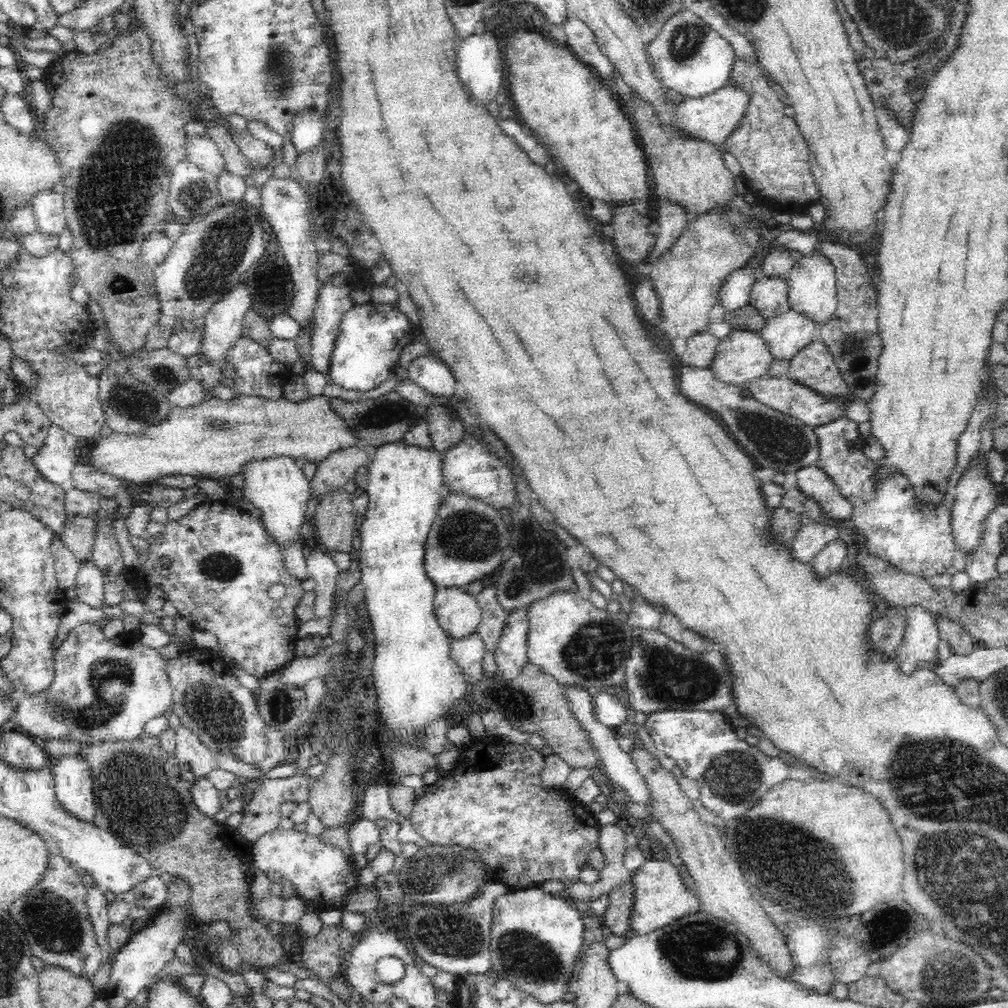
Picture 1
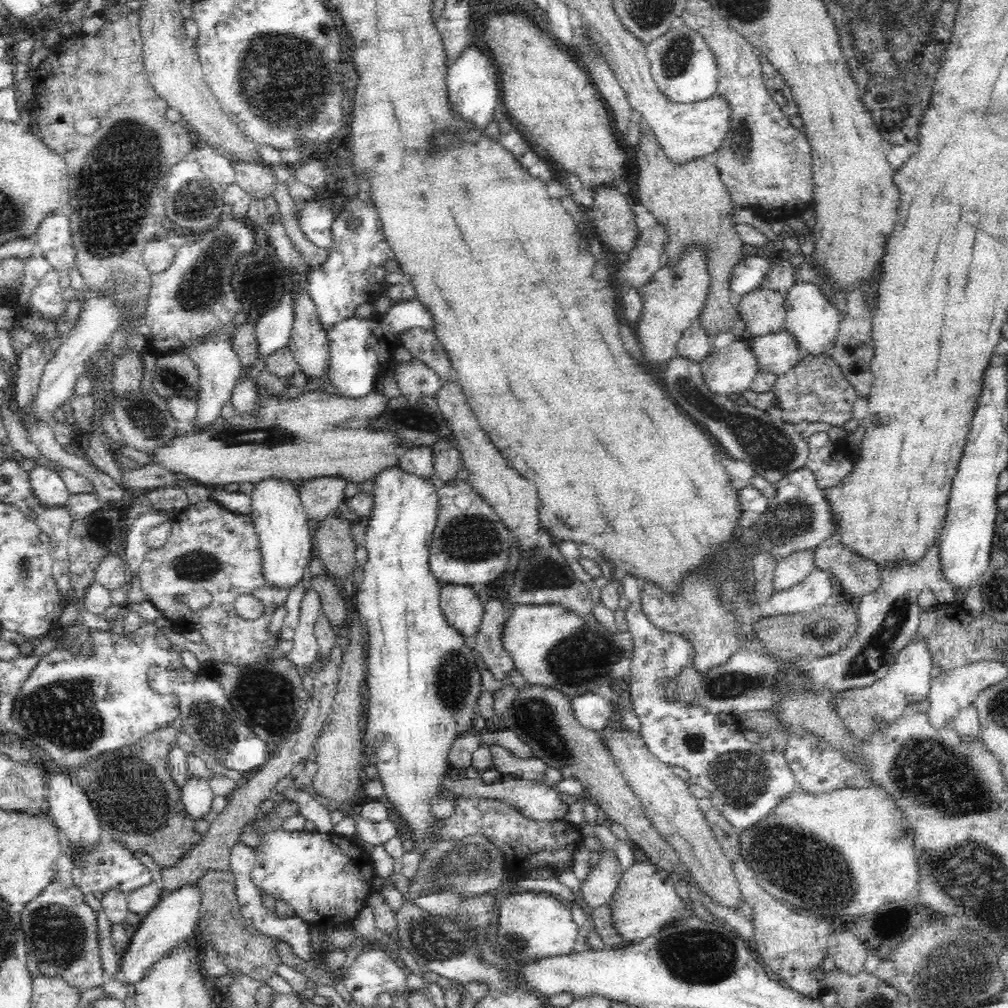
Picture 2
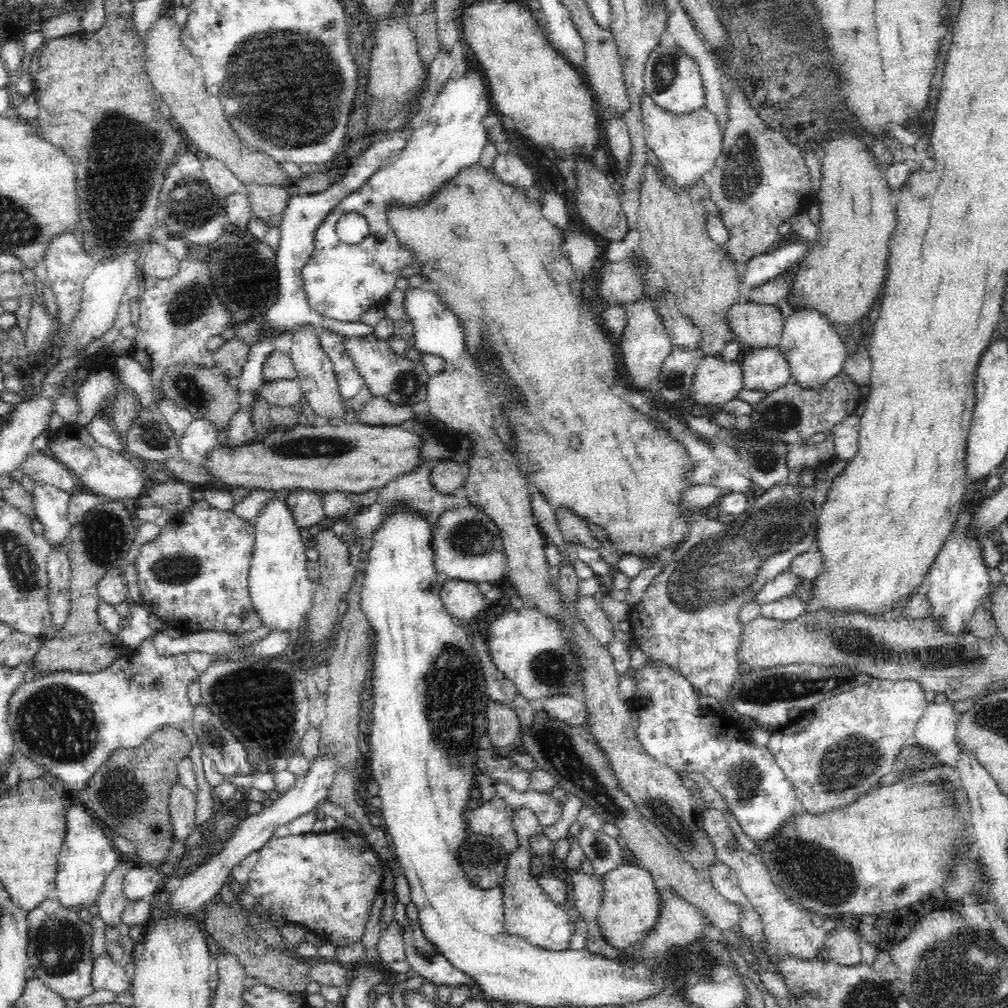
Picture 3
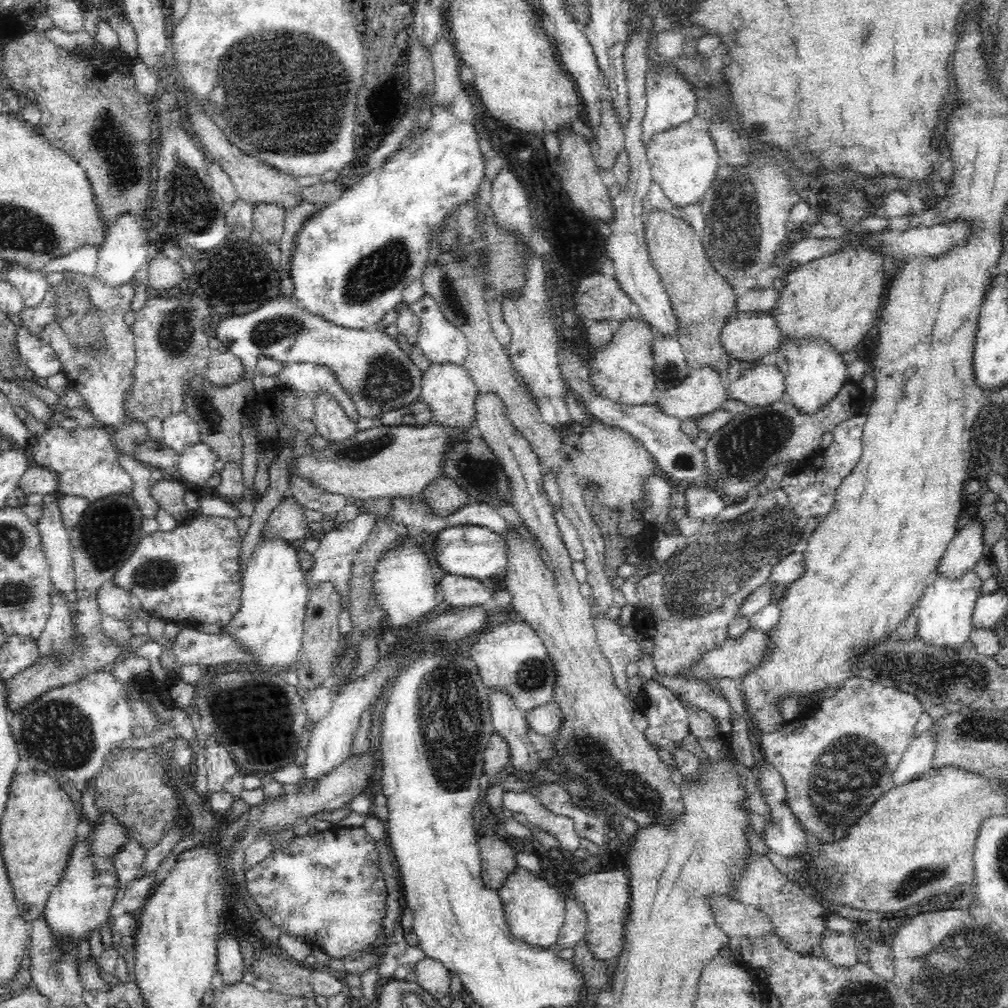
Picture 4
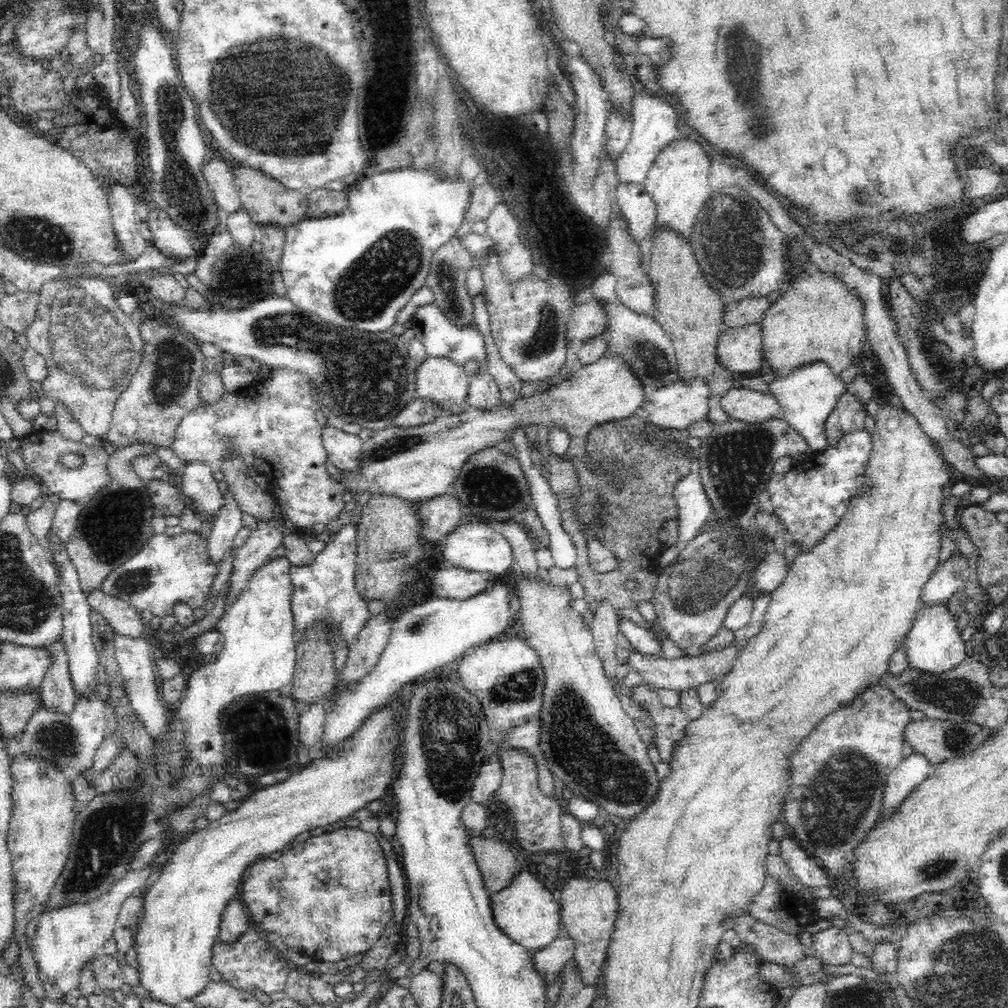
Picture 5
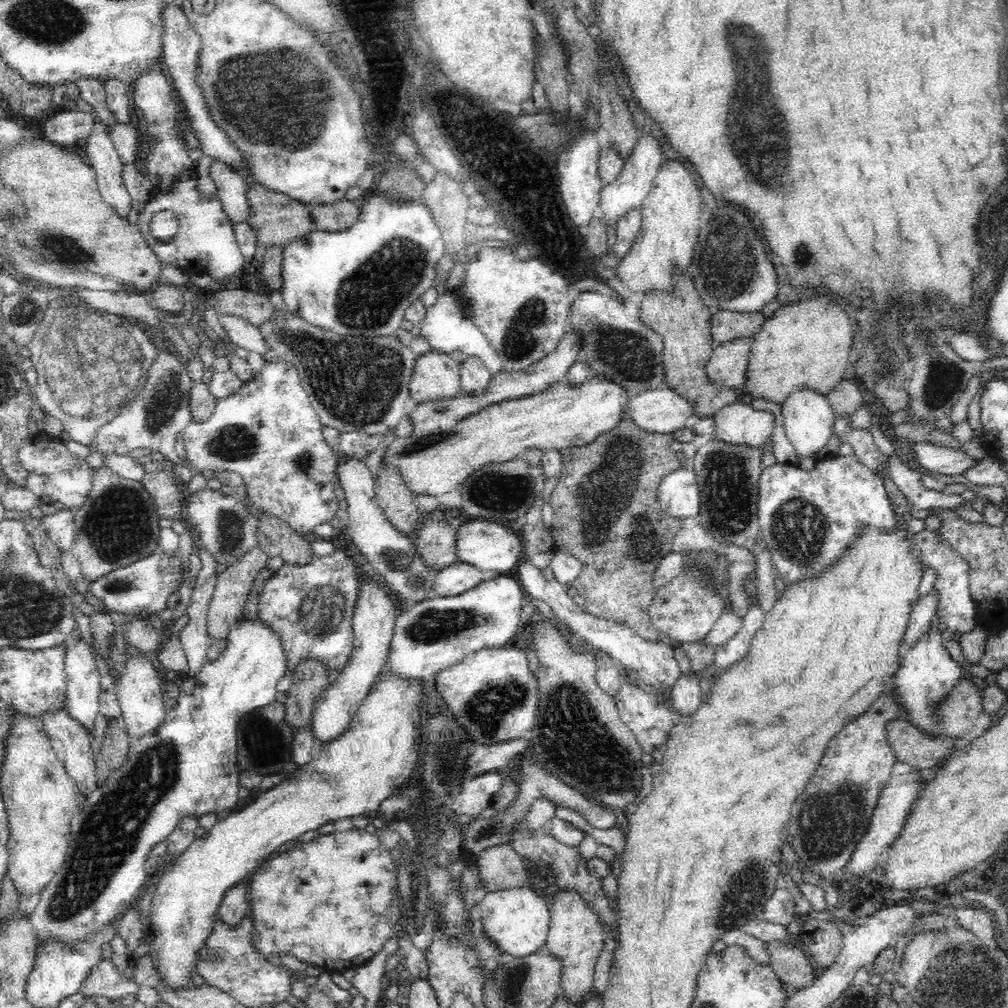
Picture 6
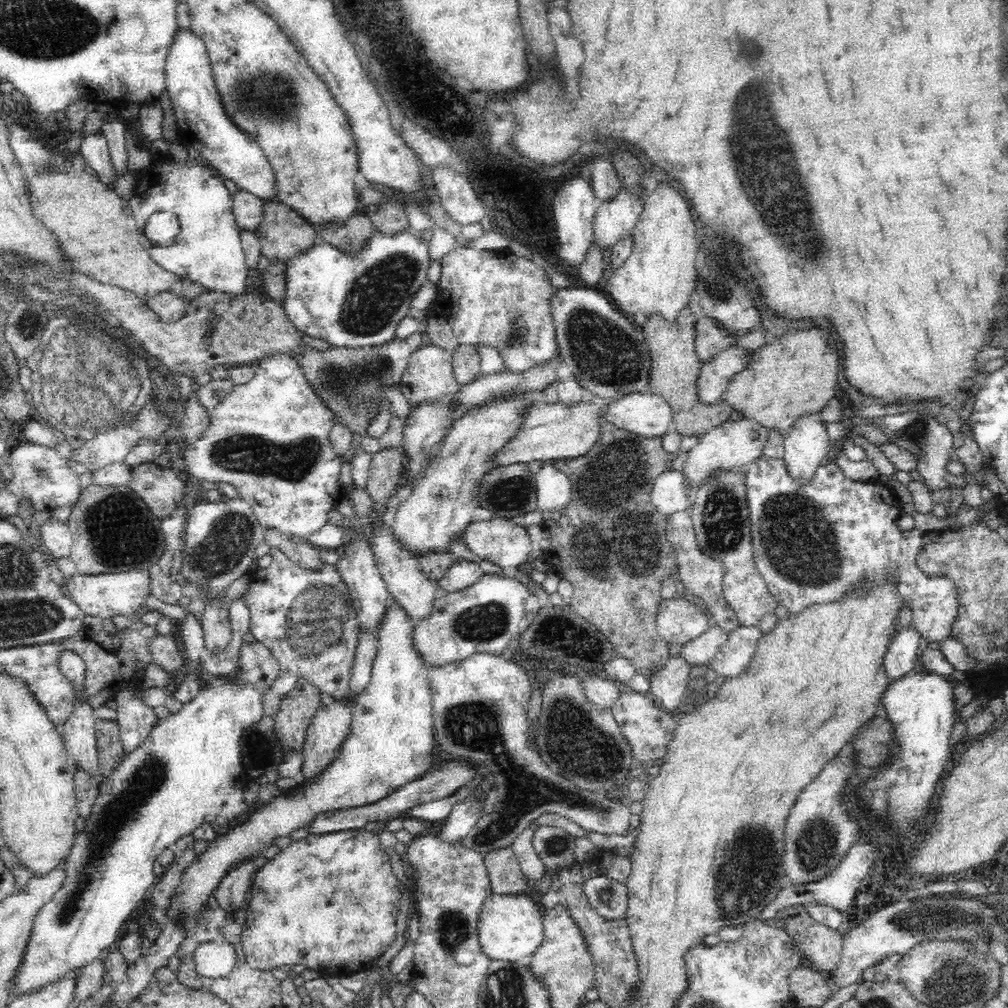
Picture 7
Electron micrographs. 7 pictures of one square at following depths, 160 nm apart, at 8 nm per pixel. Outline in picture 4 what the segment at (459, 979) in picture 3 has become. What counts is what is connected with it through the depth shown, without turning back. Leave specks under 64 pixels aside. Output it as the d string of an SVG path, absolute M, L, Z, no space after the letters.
M425 956L415 962L413 972L417 976L416 982L419 986L439 1001L449 993L452 980L450 971L441 962Z

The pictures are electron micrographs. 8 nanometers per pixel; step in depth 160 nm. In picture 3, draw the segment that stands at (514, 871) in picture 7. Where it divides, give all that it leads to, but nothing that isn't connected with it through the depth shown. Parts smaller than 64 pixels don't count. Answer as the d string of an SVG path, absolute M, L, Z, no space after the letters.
M469 831L457 848L457 861L472 887L495 889L505 880L509 852L492 836Z

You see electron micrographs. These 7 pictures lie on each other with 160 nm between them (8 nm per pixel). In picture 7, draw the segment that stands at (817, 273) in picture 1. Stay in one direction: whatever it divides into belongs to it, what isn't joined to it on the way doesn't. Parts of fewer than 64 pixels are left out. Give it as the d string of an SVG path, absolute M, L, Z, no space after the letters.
M818 411L801 413L784 433L784 454L786 467L792 479L803 483L827 459L833 442L826 432L828 422L818 415Z

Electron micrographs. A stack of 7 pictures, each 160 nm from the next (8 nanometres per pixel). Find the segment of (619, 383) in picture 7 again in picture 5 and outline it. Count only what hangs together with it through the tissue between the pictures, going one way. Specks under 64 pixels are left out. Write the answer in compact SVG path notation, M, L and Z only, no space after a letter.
M606 302L606 309L609 312L609 326L606 331L610 331L610 337L612 337L606 352L622 353L649 390L660 389L677 382L679 378L676 349L672 338L668 336L664 328L652 317L636 314L619 302Z

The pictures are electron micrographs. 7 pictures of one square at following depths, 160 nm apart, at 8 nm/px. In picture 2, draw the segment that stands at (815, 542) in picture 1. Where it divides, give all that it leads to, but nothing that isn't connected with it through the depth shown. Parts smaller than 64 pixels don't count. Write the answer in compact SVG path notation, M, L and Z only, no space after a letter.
M812 547L798 549L783 556L776 565L773 588L786 590L804 580L815 567L816 557L814 556L816 551Z

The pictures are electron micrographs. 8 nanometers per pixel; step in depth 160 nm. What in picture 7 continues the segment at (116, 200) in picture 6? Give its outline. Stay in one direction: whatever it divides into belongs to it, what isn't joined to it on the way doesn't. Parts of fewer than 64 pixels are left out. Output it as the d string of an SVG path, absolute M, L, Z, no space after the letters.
M102 132L83 137L78 153L83 156L86 166L95 173L97 179L108 190L114 190L119 176L114 169L108 142Z

